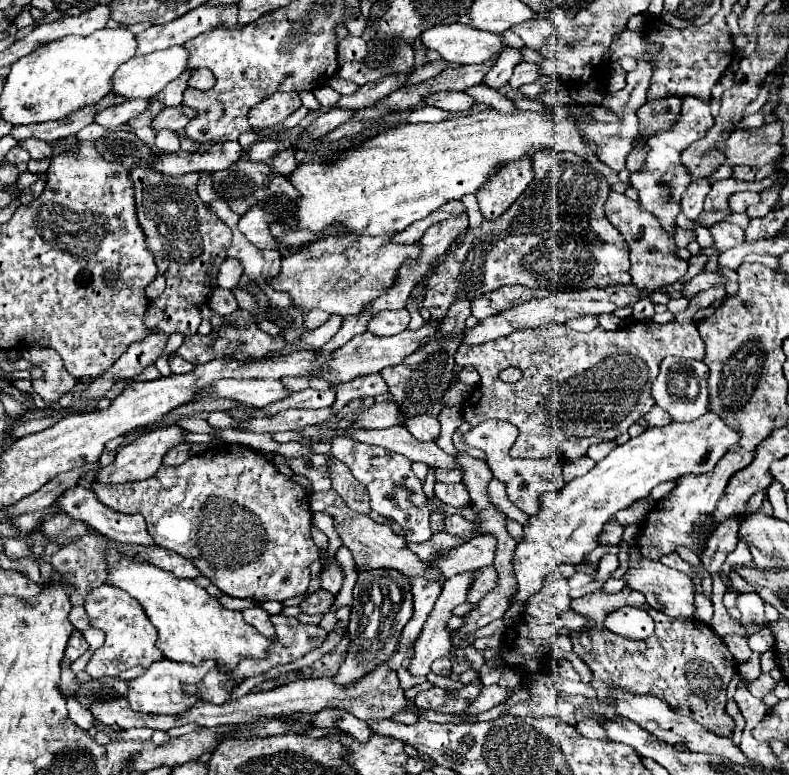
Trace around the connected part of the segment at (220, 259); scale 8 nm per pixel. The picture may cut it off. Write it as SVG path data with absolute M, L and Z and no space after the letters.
M140 161L130 171L134 183L134 201L138 223L144 231L146 245L154 255L158 273L166 277L164 293L154 299L146 313L146 325L156 329L156 335L148 335L142 343L130 345L130 351L114 363L110 371L104 373L106 379L130 379L140 375L148 365L154 365L162 353L168 335L182 333L194 335L202 321L200 309L208 303L214 289L218 287L218 269L228 257L228 247L232 241L232 231L224 221L198 197L198 173L188 173L180 177L162 175L148 163Z

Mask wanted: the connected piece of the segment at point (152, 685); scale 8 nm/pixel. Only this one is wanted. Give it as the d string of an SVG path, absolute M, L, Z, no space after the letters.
M162 659L158 663L152 663L140 677L130 679L128 681L128 693L126 699L130 703L130 707L138 713L164 713L164 715L178 715L182 711L186 711L188 707L192 707L192 703L196 703L196 697L188 697L182 691L184 683L198 683L202 681L202 677L214 667L214 661L206 661L202 665L188 665L188 663L174 663L168 659Z

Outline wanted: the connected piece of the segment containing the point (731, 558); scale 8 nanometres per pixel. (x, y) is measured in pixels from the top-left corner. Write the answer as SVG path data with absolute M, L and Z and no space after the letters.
M739 539L736 549L728 554L725 563L721 567L721 571L729 574L730 567L736 564L744 564L752 566L752 556L749 551L748 544L743 539Z

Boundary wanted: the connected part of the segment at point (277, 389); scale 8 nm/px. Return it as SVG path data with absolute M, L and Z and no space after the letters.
M222 379L214 383L214 391L210 391L210 399L232 397L252 407L266 407L288 395L290 391L278 379Z

